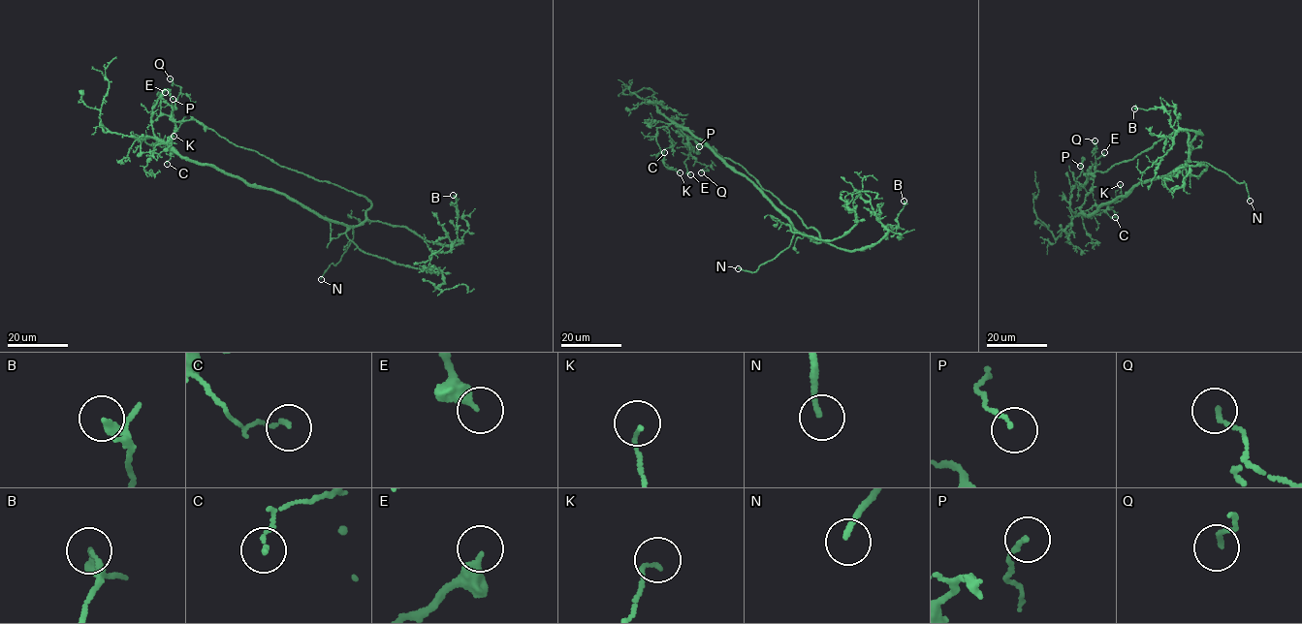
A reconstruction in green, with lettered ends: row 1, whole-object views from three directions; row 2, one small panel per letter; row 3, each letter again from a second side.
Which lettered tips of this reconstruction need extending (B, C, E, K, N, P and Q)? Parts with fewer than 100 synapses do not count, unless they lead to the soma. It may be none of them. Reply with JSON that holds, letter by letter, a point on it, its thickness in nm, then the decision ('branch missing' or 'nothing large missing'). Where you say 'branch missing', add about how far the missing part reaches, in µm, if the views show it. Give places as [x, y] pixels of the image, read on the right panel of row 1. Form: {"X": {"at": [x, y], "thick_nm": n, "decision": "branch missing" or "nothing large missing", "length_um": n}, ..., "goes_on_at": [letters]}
{"B": {"at": [1134, 109], "thick_nm": 180, "decision": "nothing large missing"}, "C": {"at": [1115, 217], "thick_nm": 130, "decision": "nothing large missing"}, "E": {"at": [1104, 152], "thick_nm": 300, "decision": "nothing large missing"}, "K": {"at": [1120, 184], "thick_nm": 110, "decision": "nothing large missing"}, "N": {"at": [1250, 201], "thick_nm": 160, "decision": "branch missing", "length_um": 30}, "P": {"at": [1080, 166], "thick_nm": 110, "decision": "nothing large missing"}, "Q": {"at": [1095, 140], "thick_nm": 130, "decision": "nothing large missing"}, "goes_on_at": ["N"]}

